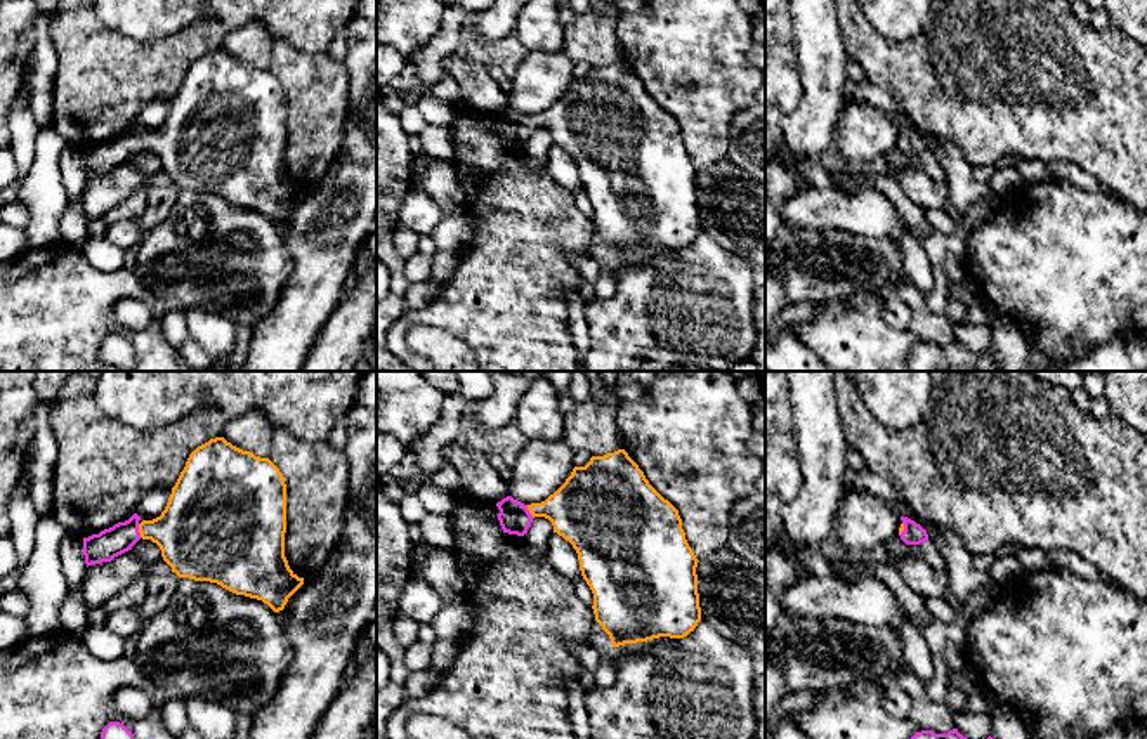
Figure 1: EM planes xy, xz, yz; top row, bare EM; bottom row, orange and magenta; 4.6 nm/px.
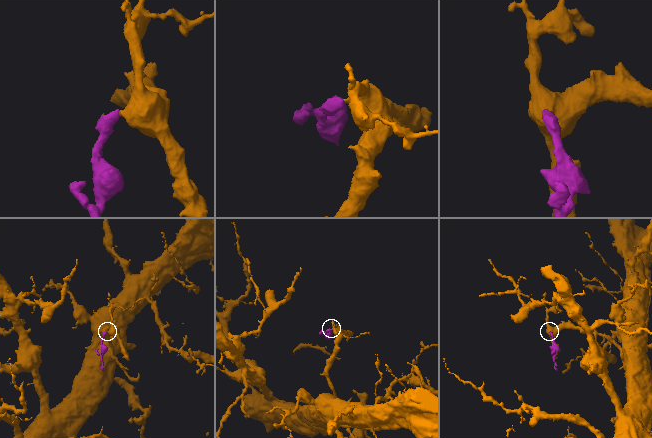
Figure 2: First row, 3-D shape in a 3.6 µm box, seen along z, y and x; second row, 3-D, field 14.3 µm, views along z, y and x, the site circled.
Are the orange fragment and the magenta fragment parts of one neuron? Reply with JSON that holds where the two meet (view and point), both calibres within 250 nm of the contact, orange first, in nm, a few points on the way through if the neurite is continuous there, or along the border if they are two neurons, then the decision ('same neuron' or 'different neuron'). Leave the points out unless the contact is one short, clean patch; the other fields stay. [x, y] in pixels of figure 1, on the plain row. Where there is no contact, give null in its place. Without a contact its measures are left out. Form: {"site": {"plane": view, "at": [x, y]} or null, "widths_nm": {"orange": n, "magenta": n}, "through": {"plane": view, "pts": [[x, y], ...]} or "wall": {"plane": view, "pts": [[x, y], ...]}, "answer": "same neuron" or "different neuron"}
{"site": {"plane": "xy", "at": [139, 143]}, "widths_nm": {"orange": 340, "magenta": 140}, "through": {"plane": "xy", "pts": [[193, 144], [139, 143], [131, 143], [106, 156]]}, "answer": "same neuron"}

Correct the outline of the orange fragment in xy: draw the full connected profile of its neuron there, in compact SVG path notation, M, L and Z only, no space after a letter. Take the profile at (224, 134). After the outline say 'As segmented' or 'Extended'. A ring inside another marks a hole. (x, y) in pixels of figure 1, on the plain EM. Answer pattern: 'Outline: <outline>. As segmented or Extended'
Outline: M224 49L198 57L187 69L168 114L160 128L128 132L83 149L87 179L111 173L132 161L142 149L161 161L163 172L179 189L217 194L222 199L262 212L274 224L304 196L285 168L286 95L279 80L269 71L243 62Z. Extended

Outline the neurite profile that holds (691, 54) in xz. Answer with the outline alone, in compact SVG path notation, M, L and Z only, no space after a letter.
M646 0L640 12L621 14L616 24L623 61L649 95L678 121L698 172L727 158L732 118L755 102L765 85L762 71L746 59L751 29L751 17L737 0Z

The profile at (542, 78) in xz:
M529 52L512 76L508 108L531 116L554 106L574 80L574 61L564 52Z

